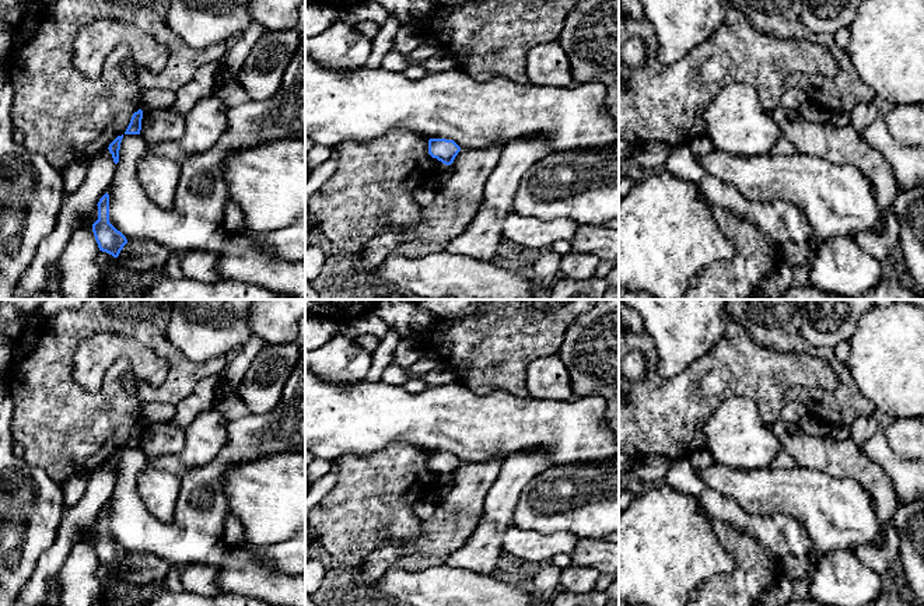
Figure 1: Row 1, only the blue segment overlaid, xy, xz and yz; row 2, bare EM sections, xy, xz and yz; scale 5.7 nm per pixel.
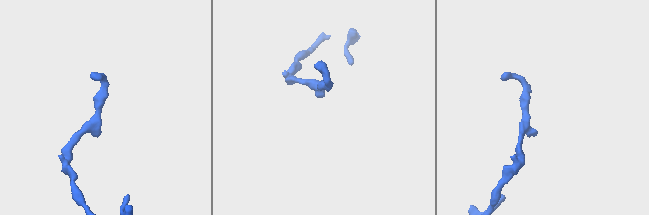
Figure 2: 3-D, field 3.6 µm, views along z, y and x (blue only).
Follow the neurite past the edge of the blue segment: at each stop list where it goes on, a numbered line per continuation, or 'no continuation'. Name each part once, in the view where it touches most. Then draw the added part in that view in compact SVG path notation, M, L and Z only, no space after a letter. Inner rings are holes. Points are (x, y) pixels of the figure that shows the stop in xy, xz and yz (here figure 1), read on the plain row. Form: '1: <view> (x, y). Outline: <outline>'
no continuation

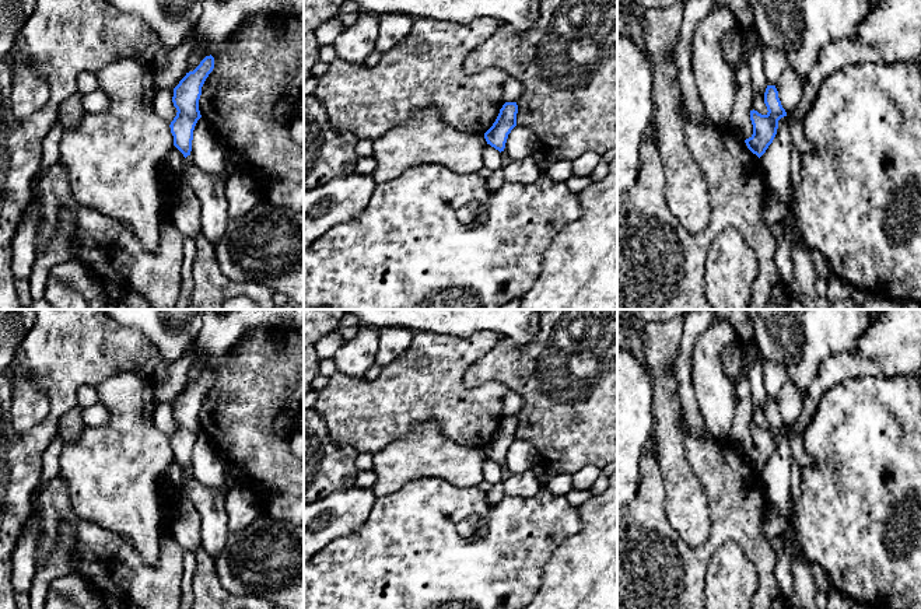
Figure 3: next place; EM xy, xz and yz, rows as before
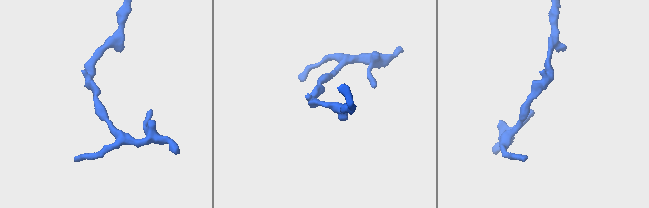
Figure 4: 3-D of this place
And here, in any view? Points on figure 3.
no continuation

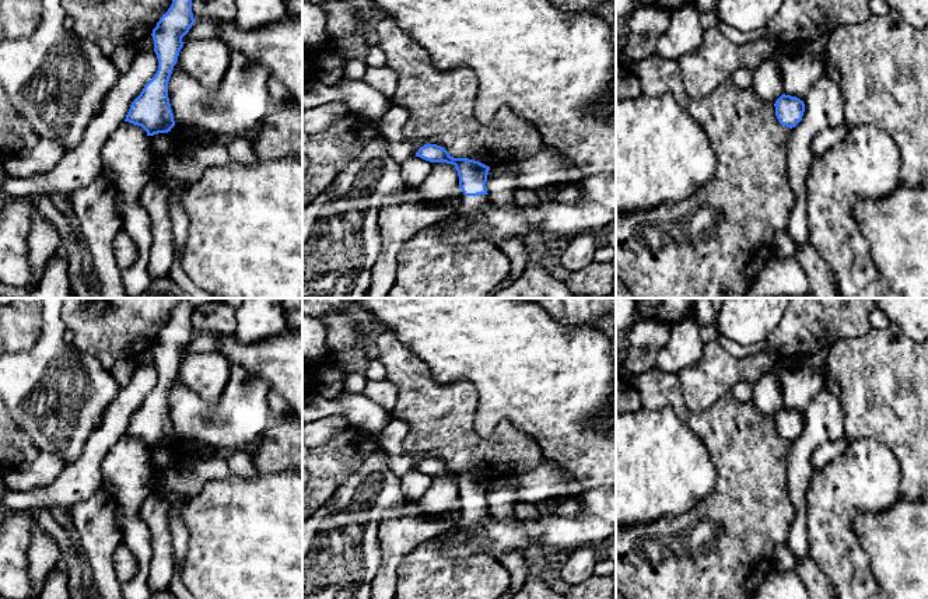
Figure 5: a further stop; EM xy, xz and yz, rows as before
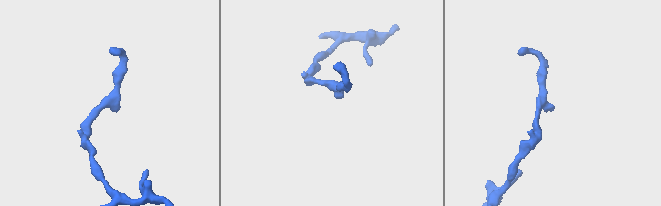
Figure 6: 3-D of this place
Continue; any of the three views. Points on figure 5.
1: xz (469, 517). Outline: M490 508L463 509L458 525L469 526L484 522L490 516Z

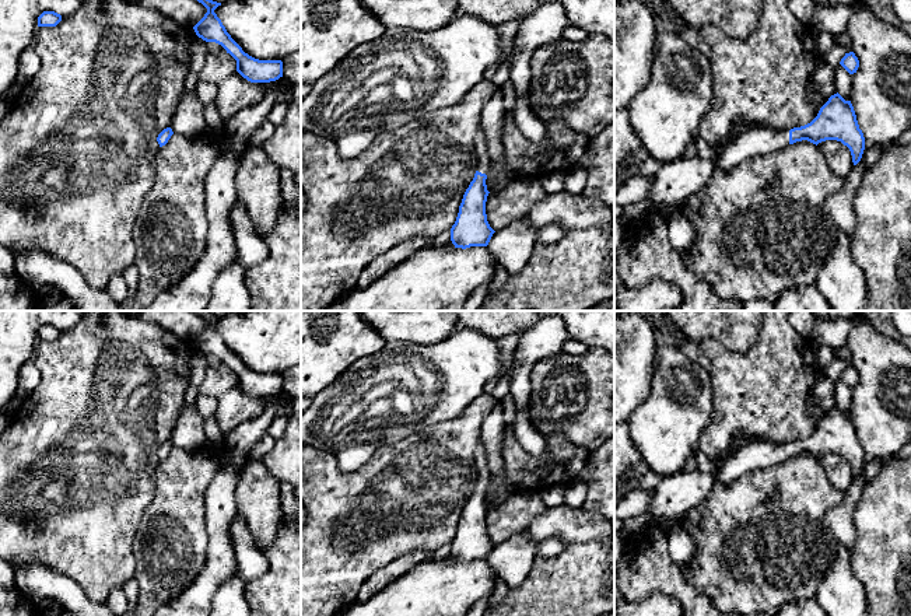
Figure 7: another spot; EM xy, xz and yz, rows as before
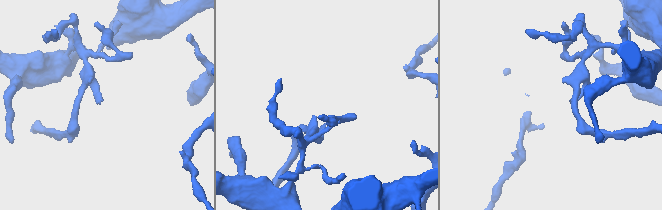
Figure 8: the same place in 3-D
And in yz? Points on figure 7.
1: yz (757, 455). Outline: M758 441L740 448L732 458L723 462L714 482L726 486L750 470L763 469L781 459L788 459L789 444Z

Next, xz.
1: xz (483, 479). Outline: M481 440L477 444L474 458L476 458L477 472L479 472L477 484L487 489L490 486L490 470L486 458L486 448Z

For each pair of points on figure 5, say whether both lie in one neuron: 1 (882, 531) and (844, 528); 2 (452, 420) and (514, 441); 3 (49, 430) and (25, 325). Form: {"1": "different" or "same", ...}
{"1": "different", "2": "same", "3": "different"}

